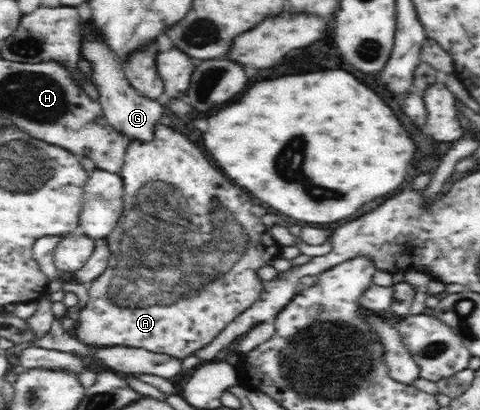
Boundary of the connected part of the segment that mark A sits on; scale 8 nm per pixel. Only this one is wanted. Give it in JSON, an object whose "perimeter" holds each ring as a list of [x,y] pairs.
{"perimeter":[[[159,125],[156,137],[152,143],[140,143],[130,141],[130,145],[126,151],[125,163],[119,175],[123,180],[123,215],[119,219],[117,226],[114,227],[113,233],[106,237],[106,246],[110,248],[110,257],[108,257],[109,267],[98,279],[94,279],[87,286],[89,300],[78,315],[78,320],[74,323],[73,329],[66,329],[70,335],[76,337],[82,345],[96,347],[104,346],[126,346],[146,349],[152,353],[166,353],[166,355],[185,359],[193,355],[193,353],[210,343],[214,337],[222,331],[230,321],[234,321],[240,313],[246,311],[256,299],[262,289],[266,279],[262,279],[262,275],[258,275],[258,271],[262,271],[262,267],[273,266],[275,259],[280,257],[280,249],[282,245],[273,238],[270,233],[270,227],[266,227],[260,218],[252,214],[252,201],[250,197],[240,189],[234,187],[210,161],[206,159],[206,155],[184,137],[181,133],[175,132],[166,125]]]}

